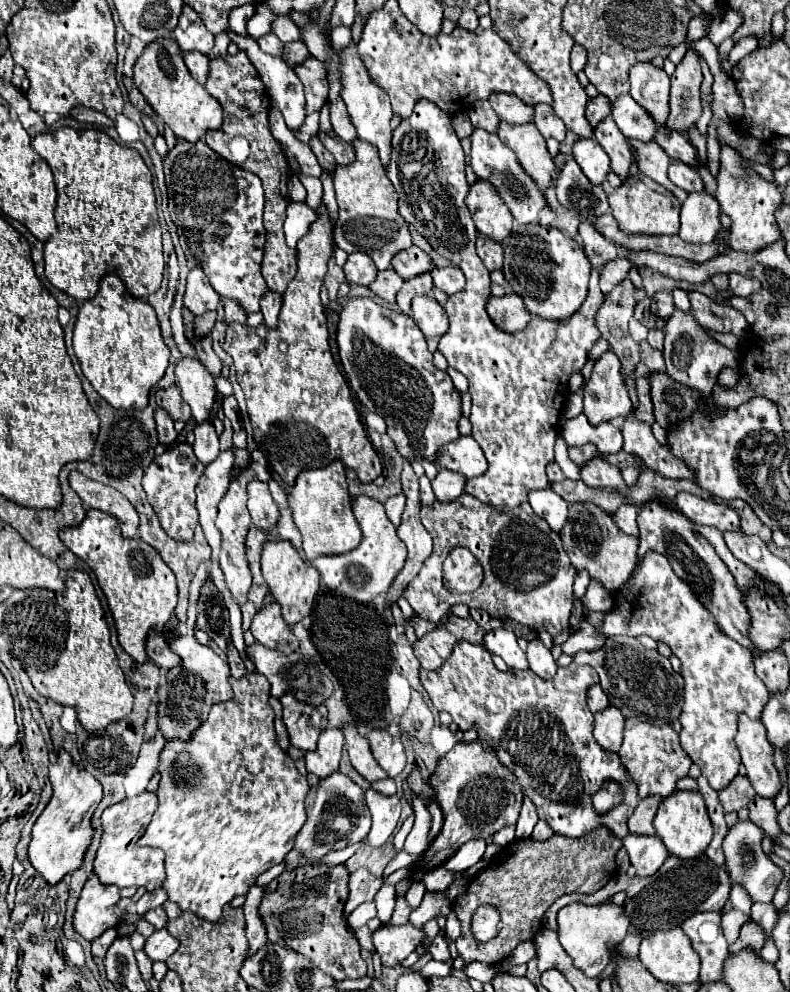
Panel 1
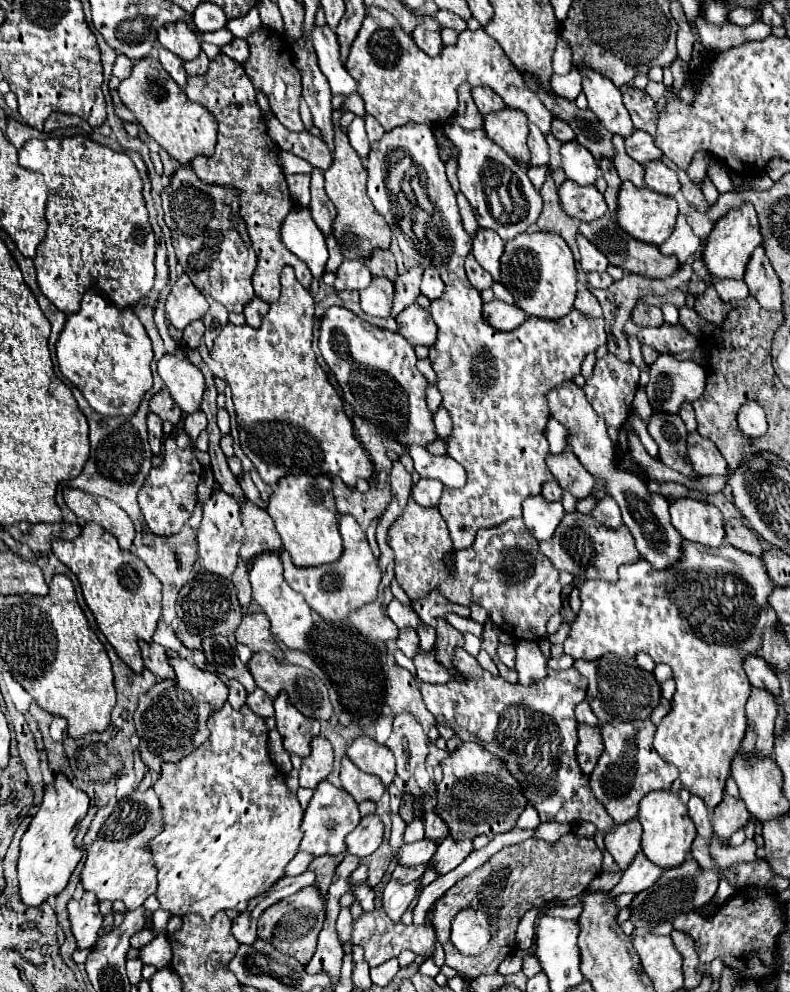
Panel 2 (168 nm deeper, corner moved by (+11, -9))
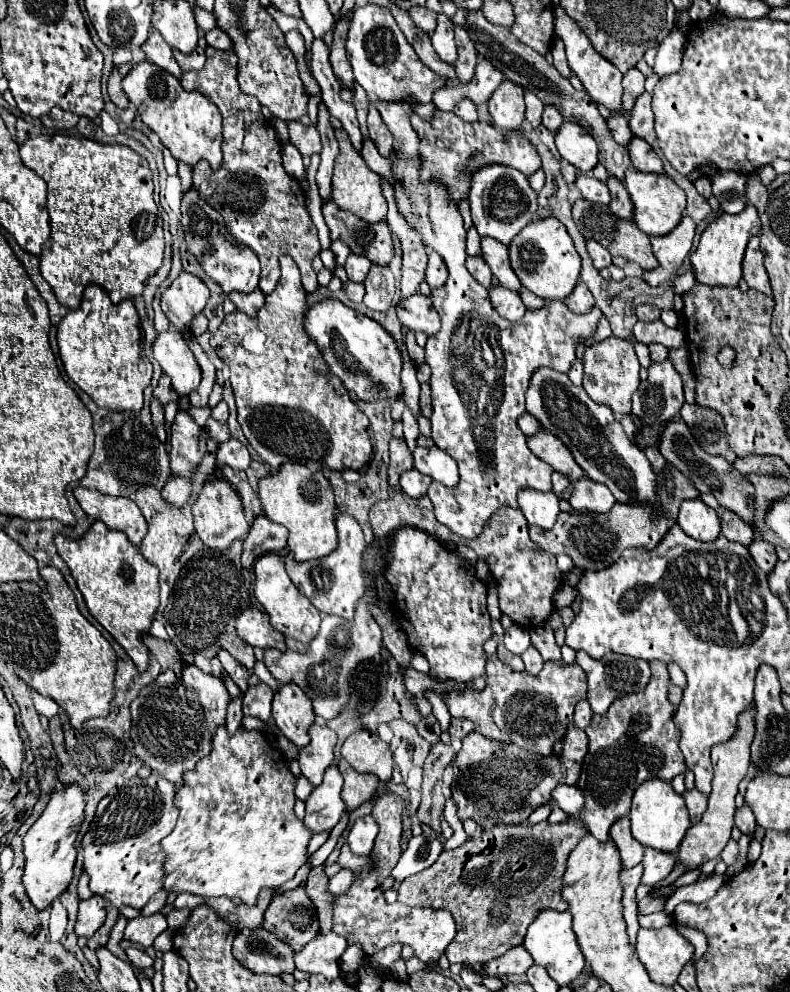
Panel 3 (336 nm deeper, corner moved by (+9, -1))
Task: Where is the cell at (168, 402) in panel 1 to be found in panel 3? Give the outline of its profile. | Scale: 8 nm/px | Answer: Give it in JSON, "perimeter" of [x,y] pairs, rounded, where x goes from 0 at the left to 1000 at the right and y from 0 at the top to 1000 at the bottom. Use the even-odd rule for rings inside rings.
{"perimeter":[[[204,378],[201,388],[194,392],[194,400],[196,400],[199,404],[204,404],[204,408],[224,406],[224,402],[227,402],[227,398],[224,398],[224,394],[219,392],[219,388],[216,388],[216,384],[214,384],[211,378]]]}

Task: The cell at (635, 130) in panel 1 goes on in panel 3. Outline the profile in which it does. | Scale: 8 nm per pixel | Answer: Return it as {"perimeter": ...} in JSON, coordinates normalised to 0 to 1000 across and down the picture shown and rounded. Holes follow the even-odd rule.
{"perimeter":[[[703,7],[700,11],[703,15],[703,33],[713,39],[715,43],[715,51],[718,51],[718,59],[720,59],[720,68],[723,72],[735,80],[735,84],[741,86],[741,92],[748,96],[751,102],[756,102],[758,106],[766,106],[768,110],[773,110],[776,114],[781,116],[791,116],[786,112],[786,98],[789,98],[789,86],[786,86],[786,72],[781,72],[766,57],[761,57],[748,41],[741,37],[741,33],[730,27],[730,23],[725,19],[720,19],[720,15],[710,9],[710,7]]]}

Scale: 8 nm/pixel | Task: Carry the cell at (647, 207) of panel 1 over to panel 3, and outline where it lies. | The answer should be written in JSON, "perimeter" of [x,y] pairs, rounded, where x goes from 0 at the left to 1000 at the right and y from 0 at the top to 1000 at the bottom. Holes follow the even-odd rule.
{"perimeter":[[[796,168],[791,172],[791,189],[801,203],[801,223],[814,235],[819,235],[822,239],[844,237],[847,233],[852,233],[857,229],[857,225],[862,223],[865,213],[867,213],[867,195],[862,189],[857,189],[852,184],[849,178],[811,174],[811,172]]]}

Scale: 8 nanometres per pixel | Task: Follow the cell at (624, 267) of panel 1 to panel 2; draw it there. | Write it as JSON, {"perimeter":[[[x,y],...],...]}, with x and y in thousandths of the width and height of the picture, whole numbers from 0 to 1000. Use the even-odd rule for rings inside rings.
{"perimeter":[[[743,291],[733,293],[733,297],[728,301],[728,311],[738,318],[746,318],[746,320],[763,320],[758,303],[753,303],[753,299]]]}

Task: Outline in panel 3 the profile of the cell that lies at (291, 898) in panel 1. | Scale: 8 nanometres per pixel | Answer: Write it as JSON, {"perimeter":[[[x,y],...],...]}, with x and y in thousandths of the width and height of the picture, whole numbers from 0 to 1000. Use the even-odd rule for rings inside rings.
{"perimeter":[[[384,892],[346,904],[333,924],[333,936],[356,945],[356,949],[373,959],[381,959],[396,945],[401,945],[401,916]]]}

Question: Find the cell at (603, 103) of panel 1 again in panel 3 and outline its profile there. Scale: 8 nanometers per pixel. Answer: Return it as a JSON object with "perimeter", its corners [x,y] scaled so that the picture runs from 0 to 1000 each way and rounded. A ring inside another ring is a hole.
{"perimeter":[[[690,108],[690,112],[687,112],[687,126],[692,130],[697,130],[697,132],[705,132],[710,128],[710,124],[713,124],[713,118],[705,114],[705,110]]]}

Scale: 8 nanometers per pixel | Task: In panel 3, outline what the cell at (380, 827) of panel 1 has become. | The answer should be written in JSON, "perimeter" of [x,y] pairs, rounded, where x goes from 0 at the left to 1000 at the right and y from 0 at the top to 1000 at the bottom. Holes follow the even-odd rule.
{"perimeter":[[[470,822],[452,826],[442,838],[442,844],[439,844],[444,858],[457,864],[467,862],[472,858],[472,850],[475,850],[477,840],[480,840],[480,832]]]}

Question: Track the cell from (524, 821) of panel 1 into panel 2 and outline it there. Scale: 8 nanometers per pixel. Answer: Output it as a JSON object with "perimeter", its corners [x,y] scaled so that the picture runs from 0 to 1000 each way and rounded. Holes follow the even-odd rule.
{"perimeter":[[[667,811],[667,816],[659,820],[659,824],[657,824],[657,828],[654,828],[652,834],[677,836],[677,834],[682,834],[682,832],[685,832],[685,828],[682,828],[682,820],[677,820],[677,814]]]}

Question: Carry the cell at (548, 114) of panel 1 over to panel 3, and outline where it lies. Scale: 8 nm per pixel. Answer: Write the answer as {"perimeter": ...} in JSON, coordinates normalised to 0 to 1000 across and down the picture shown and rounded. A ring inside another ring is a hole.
{"perimeter":[[[553,112],[548,122],[535,122],[530,116],[523,116],[523,128],[528,130],[533,138],[533,178],[551,178],[556,182],[563,182],[568,186],[568,195],[576,205],[584,201],[591,201],[594,195],[594,178],[599,170],[614,166],[614,164],[637,164],[657,170],[667,178],[675,176],[685,168],[685,156],[677,150],[677,146],[659,136],[644,136],[634,134],[624,126],[614,124],[589,124],[576,114]]]}

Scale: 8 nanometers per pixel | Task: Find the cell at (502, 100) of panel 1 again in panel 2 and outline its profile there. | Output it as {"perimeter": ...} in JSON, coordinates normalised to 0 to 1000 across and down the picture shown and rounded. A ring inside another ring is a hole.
{"perimeter":[[[606,88],[606,90],[599,90],[599,102],[604,106],[604,110],[616,116],[622,112],[632,112],[639,108],[637,100],[619,88]]]}

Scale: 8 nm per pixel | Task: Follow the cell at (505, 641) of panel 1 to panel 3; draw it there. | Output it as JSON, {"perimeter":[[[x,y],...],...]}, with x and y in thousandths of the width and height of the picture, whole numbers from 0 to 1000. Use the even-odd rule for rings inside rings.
{"perimeter":[[[647,630],[647,632],[639,636],[637,648],[639,648],[639,652],[642,652],[647,658],[659,660],[659,658],[672,650],[670,636],[667,636],[667,634],[659,634],[657,630]]]}

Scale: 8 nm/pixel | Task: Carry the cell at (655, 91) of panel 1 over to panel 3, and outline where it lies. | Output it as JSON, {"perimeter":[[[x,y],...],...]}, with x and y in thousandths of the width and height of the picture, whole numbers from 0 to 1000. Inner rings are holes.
{"perimeter":[[[814,94],[804,100],[804,106],[796,114],[796,128],[801,134],[811,140],[816,140],[822,146],[829,144],[829,132],[827,132],[827,112],[824,112],[824,96]]]}

